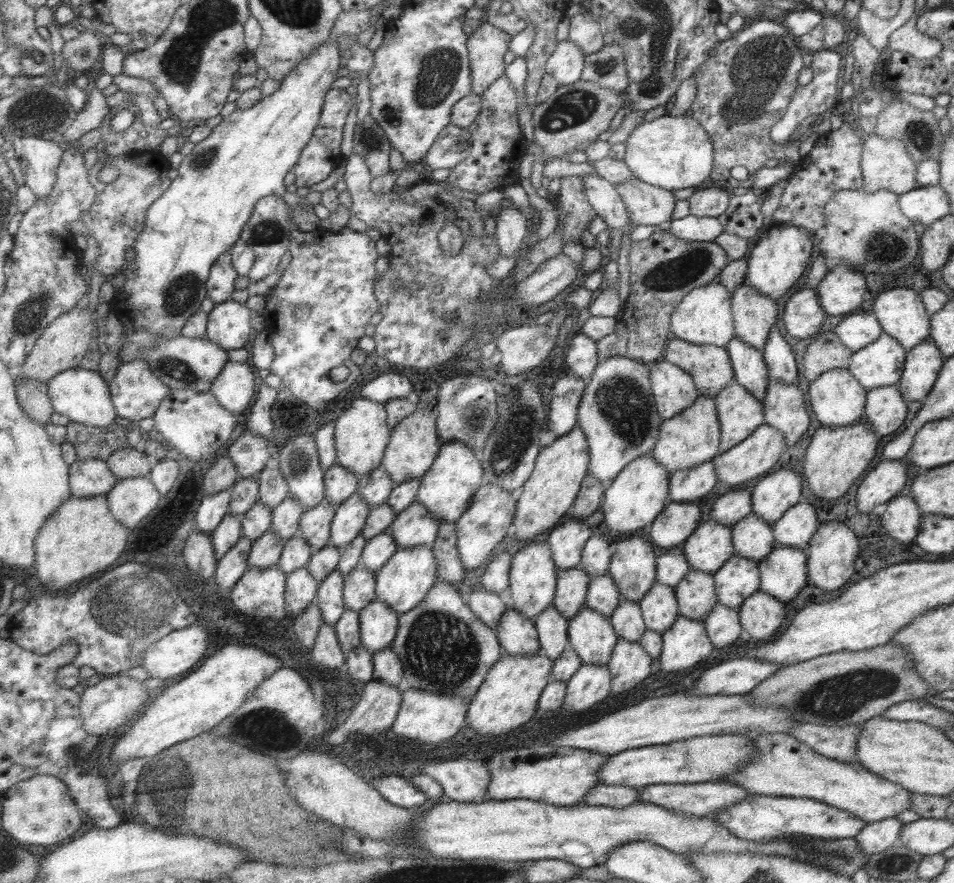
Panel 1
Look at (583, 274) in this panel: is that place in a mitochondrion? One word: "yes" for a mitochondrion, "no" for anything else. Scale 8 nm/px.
no

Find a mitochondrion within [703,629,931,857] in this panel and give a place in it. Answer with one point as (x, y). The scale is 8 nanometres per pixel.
(842, 696)

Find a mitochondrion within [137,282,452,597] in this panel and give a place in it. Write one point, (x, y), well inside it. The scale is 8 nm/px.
(173, 365)

